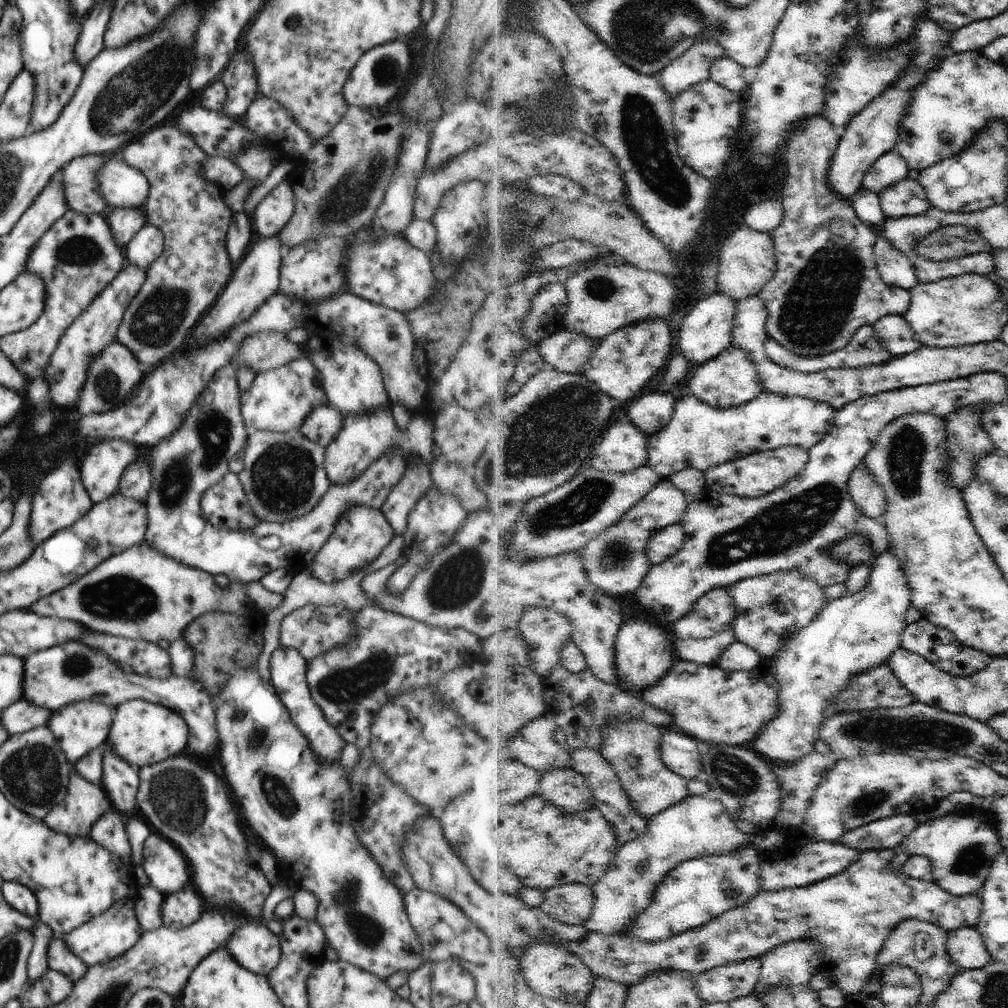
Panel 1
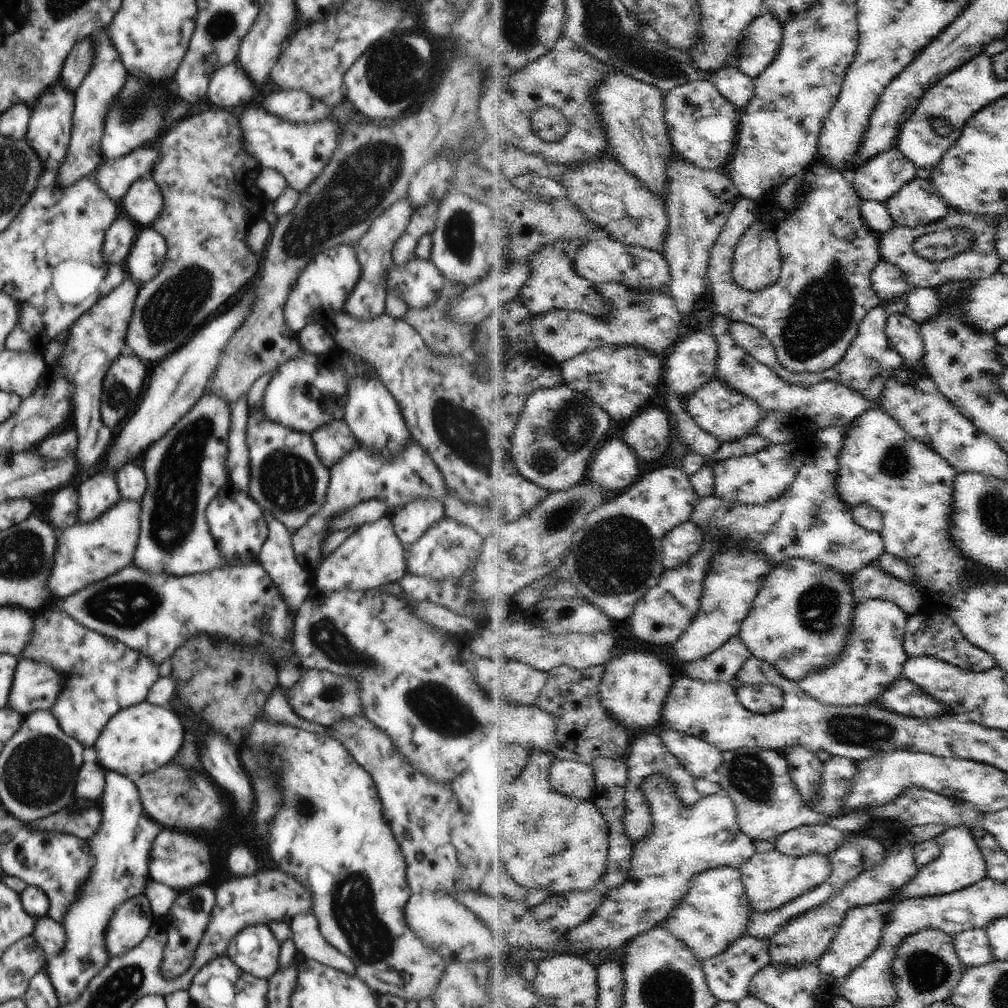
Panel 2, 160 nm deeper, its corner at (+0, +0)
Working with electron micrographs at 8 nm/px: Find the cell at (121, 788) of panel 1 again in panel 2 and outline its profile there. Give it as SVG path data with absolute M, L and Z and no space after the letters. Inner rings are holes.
M106 771L105 790L102 804L102 826L88 840L92 852L92 872L76 898L68 908L63 928L66 932L66 944L60 954L47 959L44 969L56 992L58 1002L71 1004L85 992L88 982L96 976L110 958L104 948L104 928L114 916L116 908L130 898L144 893L148 878L148 856L152 842L164 828L150 819L142 808L138 798L138 788L128 776L118 772Z

